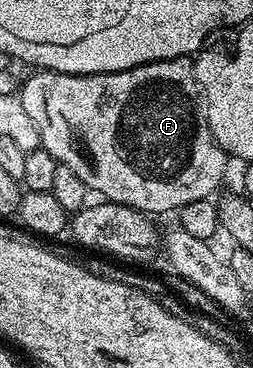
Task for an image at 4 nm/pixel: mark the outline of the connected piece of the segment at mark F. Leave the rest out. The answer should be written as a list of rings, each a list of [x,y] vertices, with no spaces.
[[[183,57],[171,58],[165,62],[151,62],[145,66],[130,68],[113,74],[60,74],[56,70],[40,70],[39,72],[32,72],[28,79],[26,77],[23,79],[18,97],[22,108],[26,108],[26,116],[30,116],[34,128],[38,128],[42,149],[48,152],[50,156],[57,160],[63,159],[64,138],[84,146],[84,163],[79,163],[78,169],[80,178],[88,185],[89,191],[96,193],[97,190],[100,193],[97,195],[101,199],[117,202],[132,210],[140,210],[149,216],[157,216],[156,214],[168,214],[171,210],[172,213],[178,212],[186,204],[194,204],[194,200],[212,198],[215,195],[215,190],[220,186],[220,181],[224,178],[224,173],[228,170],[229,155],[225,154],[224,149],[214,140],[214,136],[208,127],[208,120],[204,117],[201,103],[194,93],[196,89],[196,71],[193,63],[187,57]]]

